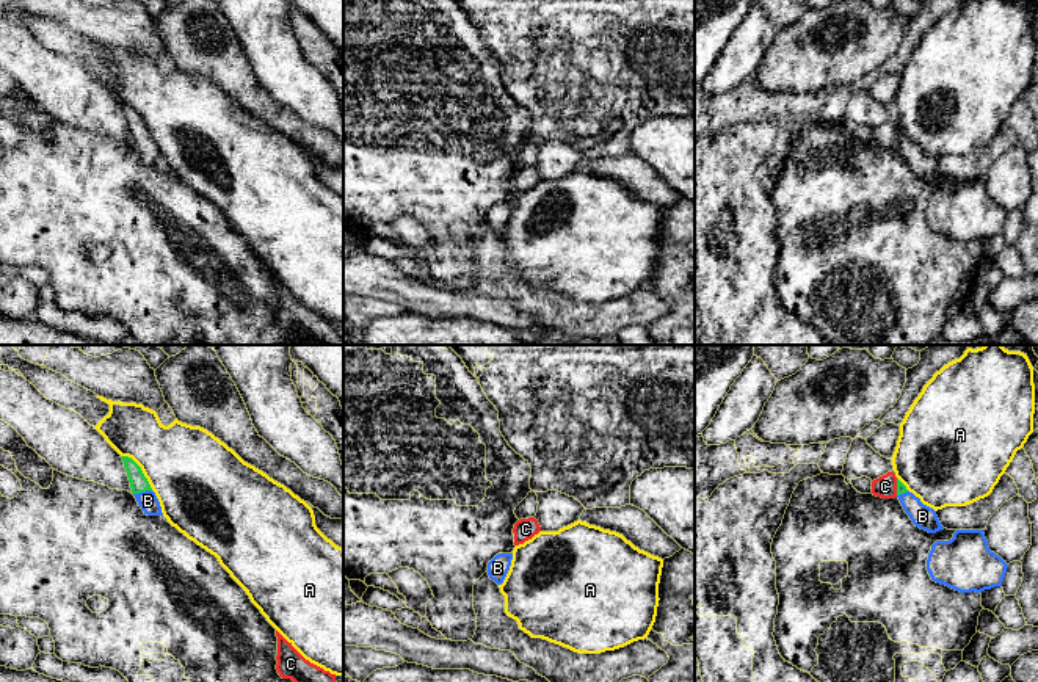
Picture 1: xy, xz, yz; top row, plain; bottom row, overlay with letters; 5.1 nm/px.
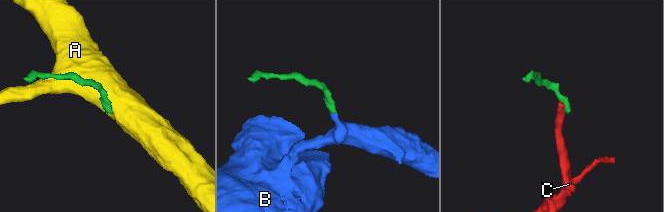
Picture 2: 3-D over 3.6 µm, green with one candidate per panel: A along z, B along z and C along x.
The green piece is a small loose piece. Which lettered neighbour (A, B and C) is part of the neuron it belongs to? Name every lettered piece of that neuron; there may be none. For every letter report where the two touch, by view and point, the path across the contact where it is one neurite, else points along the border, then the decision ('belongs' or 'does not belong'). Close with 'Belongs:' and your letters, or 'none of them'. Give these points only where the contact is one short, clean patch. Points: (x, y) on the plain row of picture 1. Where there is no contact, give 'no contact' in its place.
A: meets green in xy at (140, 118); border along xy (121, 104), (127, 104), (141, 118), (152, 138); does not belong
B: meets green in xy at (141, 140); runs through xy (138, 132), (141, 140), (148, 149); belongs
C: meets green in yz at (897, 135); border along yz (896, 127), (897, 143); does not belong
Belongs: B

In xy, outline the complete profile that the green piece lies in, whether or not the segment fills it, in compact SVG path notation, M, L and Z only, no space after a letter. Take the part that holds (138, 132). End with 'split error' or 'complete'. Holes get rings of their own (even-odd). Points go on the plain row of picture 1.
M121 105L127 125L130 130L132 143L135 144L138 154L147 165L163 165L160 151L152 140L147 127L144 125L141 116L129 105Z; split error

